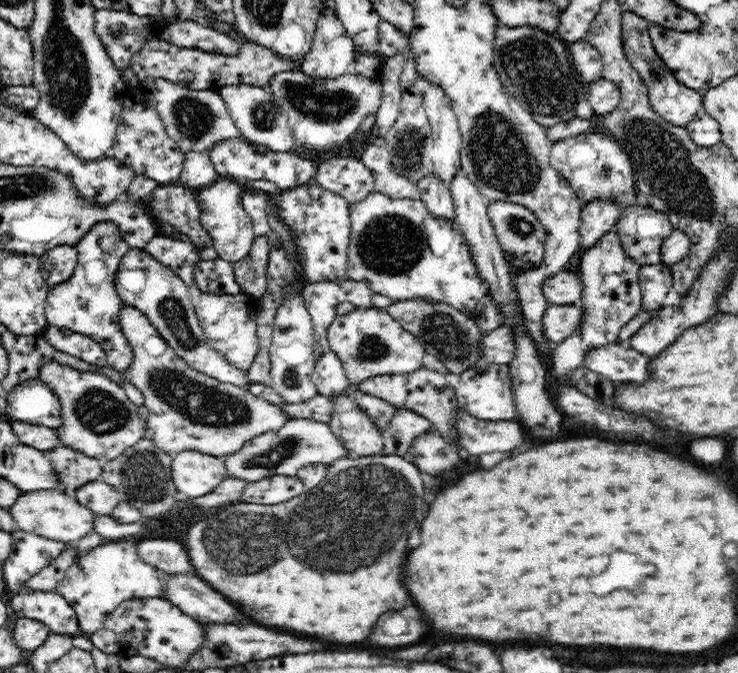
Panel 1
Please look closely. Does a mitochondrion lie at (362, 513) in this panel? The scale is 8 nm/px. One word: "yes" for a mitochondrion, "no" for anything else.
yes

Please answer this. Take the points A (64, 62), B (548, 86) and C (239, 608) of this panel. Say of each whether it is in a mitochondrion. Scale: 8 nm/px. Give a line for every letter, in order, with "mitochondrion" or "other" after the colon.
A: mitochondrion
B: mitochondrion
C: other

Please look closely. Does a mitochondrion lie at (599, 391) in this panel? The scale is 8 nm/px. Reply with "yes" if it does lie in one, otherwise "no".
no

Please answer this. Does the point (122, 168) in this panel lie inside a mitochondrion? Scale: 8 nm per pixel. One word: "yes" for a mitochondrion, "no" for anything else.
no

